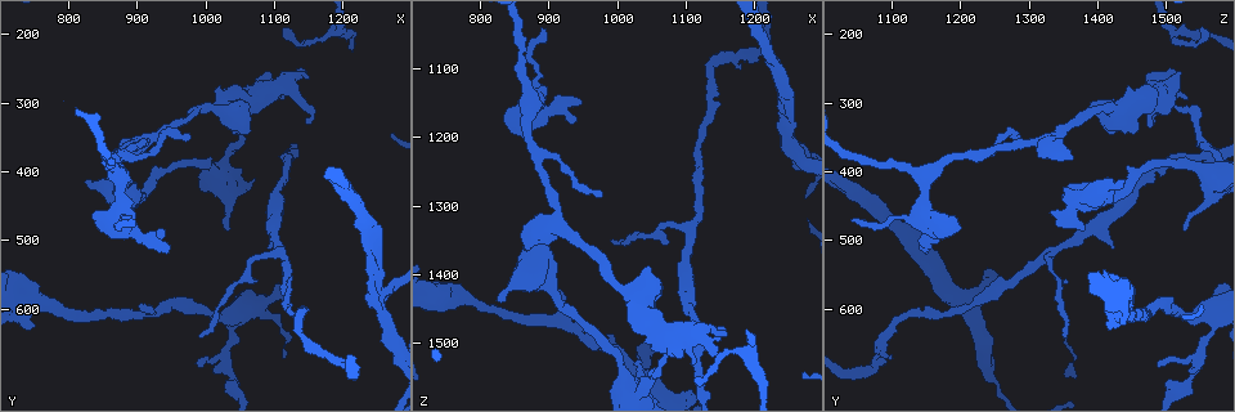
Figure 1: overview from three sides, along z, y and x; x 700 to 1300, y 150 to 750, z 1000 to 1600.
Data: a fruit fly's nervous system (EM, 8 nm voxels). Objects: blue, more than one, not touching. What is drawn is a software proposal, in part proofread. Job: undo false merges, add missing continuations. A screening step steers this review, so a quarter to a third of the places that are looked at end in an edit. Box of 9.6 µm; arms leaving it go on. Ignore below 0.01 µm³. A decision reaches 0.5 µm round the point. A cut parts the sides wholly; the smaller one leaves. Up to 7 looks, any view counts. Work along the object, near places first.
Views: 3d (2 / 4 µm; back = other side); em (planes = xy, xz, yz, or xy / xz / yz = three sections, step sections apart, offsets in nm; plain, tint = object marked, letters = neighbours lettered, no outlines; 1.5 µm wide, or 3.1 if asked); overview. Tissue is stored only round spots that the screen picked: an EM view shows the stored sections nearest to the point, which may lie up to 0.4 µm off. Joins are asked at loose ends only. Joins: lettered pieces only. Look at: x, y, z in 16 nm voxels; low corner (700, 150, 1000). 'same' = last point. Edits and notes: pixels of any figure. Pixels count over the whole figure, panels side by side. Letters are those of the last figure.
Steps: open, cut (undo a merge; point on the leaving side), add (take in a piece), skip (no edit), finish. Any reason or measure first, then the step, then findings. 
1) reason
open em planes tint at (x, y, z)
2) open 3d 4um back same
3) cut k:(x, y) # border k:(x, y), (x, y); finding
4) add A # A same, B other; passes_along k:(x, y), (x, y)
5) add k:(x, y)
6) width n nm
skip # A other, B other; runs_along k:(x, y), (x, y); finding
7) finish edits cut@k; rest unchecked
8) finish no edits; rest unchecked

abrupt turn
open 3d 2um at (1215, 690, 1075)

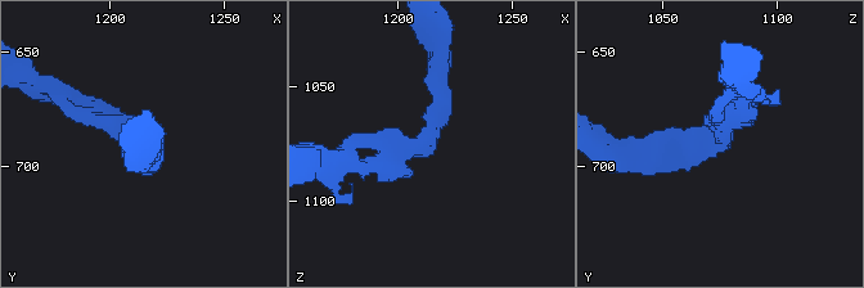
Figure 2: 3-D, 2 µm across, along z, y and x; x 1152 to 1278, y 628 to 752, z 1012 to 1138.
open em planes letters at (1212, 686, 1074)

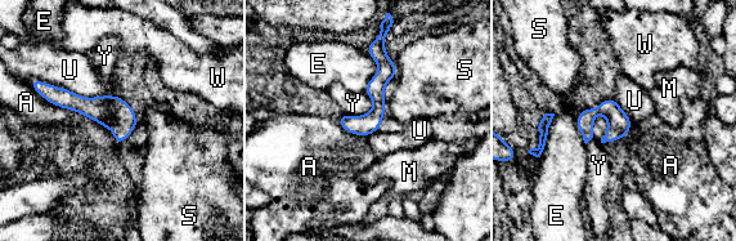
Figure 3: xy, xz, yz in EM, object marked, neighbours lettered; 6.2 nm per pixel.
skip # A other, E other, M other, S other, U other, W other, Y other; border 3:(595, 108), (593, 137), (586, 144); continuous, no second neuron

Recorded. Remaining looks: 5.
open em planes letters at (1110, 425, 1455)

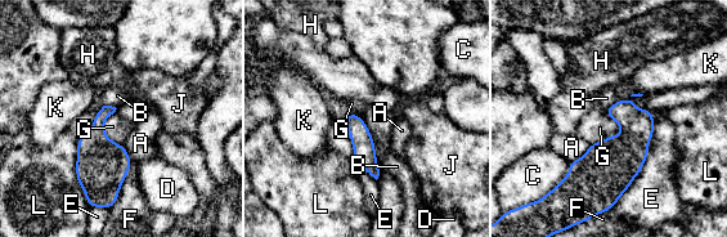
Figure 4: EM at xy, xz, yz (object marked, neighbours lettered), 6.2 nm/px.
skip # A other, B other, C other, D other, E other, F other, G other, H other, J other, K other, L other; border 4:(605, 110), (620, 133), (589, 144); all the same neuron

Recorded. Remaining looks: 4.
thin end
open 3d 2um at (1115, 190, 1550)

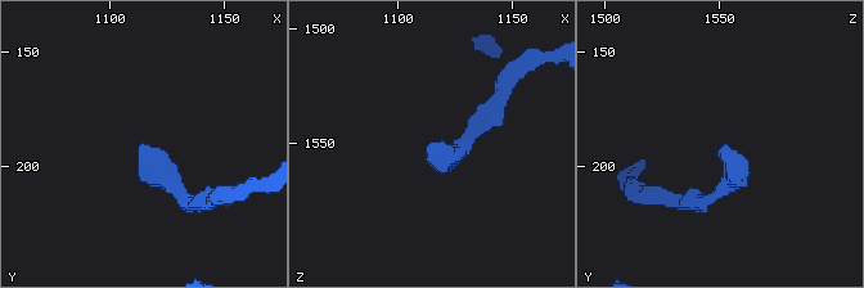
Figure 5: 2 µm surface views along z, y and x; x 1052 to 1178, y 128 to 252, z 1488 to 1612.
open em yz step 4 letters at (1113, 193, 1552)

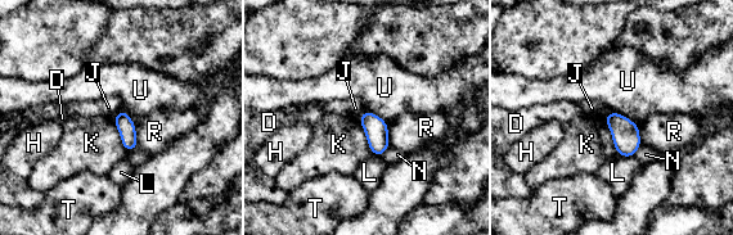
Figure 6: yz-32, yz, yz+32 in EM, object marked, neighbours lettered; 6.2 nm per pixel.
skip # D other, H other, J other, K other, L other, N other, R other, T other, U other; border 6:(127, 114), (134, 123), (139, 148); no lettered piece goes on from it

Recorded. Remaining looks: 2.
finish no edits; rest unchecked

